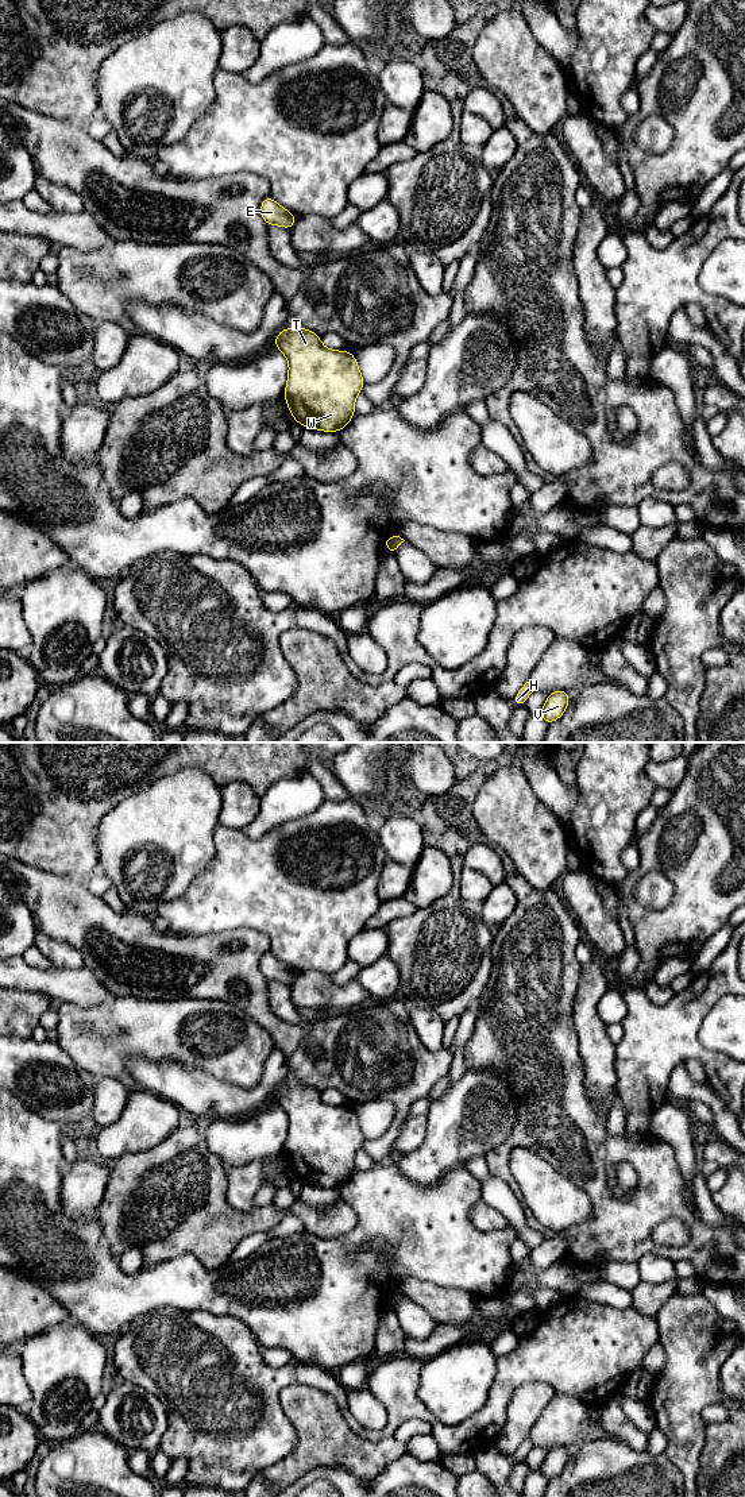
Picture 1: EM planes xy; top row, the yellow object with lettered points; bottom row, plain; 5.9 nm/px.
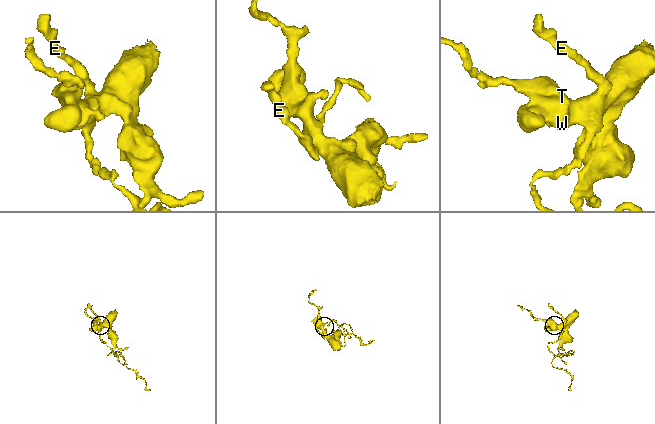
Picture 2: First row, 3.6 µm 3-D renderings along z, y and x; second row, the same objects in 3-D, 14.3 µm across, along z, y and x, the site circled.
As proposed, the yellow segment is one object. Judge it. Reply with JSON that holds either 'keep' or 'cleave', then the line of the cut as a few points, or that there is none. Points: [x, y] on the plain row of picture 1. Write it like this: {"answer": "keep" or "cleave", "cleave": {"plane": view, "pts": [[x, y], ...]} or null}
{"answer": "cleave", "cleave": {"plane": "xy", "pts": [[393, 1293], [388, 1301]]}}

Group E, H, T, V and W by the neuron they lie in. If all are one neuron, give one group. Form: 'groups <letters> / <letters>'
groups E T W / H V

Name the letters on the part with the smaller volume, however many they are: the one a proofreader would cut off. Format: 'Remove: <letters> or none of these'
Remove: H, V

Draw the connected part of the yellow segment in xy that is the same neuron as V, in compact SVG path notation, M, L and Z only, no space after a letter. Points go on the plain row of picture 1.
M567 1446L553 1447L548 1451L539 1471L549 1481L564 1470L568 1461L570 1452Z

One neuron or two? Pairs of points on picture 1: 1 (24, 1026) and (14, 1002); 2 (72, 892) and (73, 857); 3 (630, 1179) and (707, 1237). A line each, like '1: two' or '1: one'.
1: one
2: two
3: two

